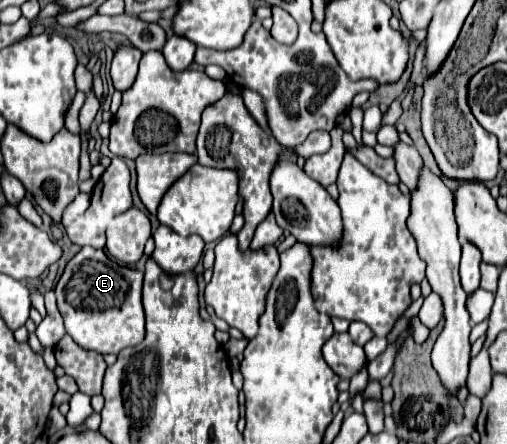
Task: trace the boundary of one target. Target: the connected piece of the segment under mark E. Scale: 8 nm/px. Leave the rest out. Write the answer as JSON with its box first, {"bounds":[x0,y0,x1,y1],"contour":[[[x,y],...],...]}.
{"bounds":[56,247,144,353],"contour":[[[82,247],[66,265],[62,277],[56,283],[56,303],[58,311],[64,319],[66,333],[84,349],[98,353],[118,353],[124,347],[132,347],[140,343],[144,337],[144,307],[142,307],[142,273],[130,267],[122,267],[116,261],[108,259],[108,255],[100,249]]]}

